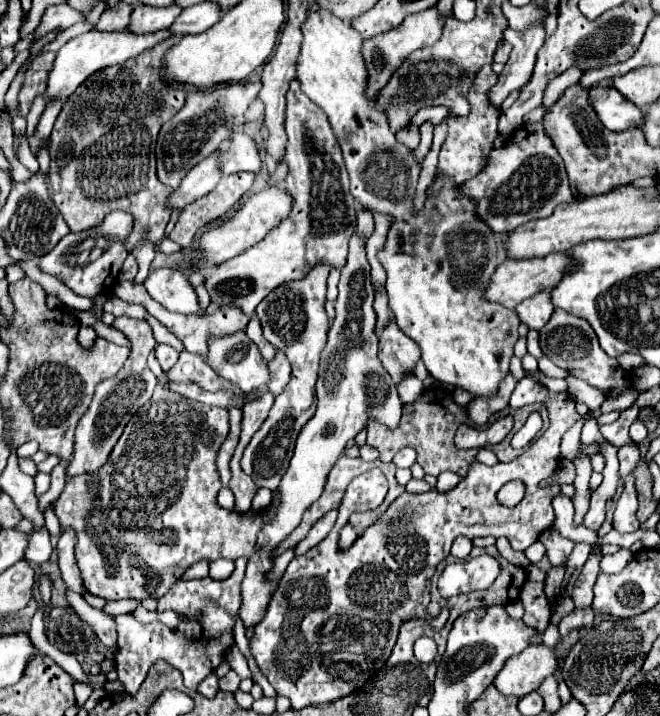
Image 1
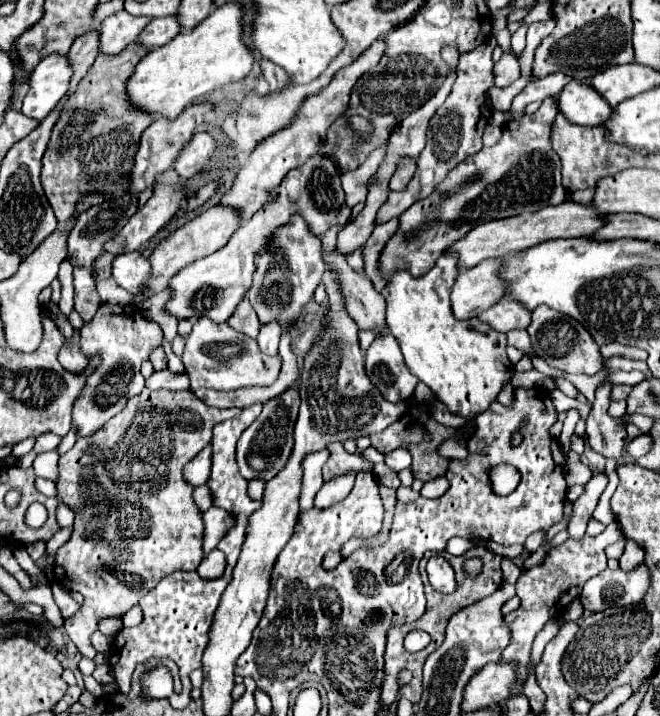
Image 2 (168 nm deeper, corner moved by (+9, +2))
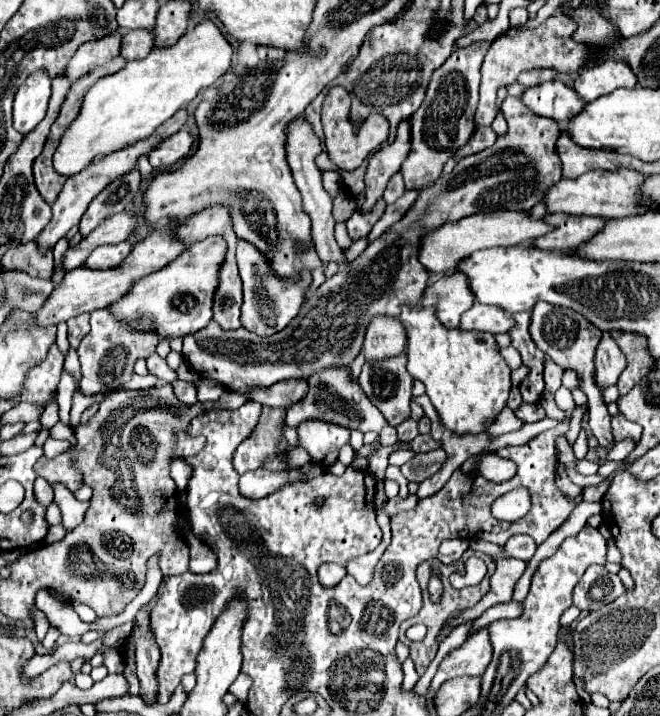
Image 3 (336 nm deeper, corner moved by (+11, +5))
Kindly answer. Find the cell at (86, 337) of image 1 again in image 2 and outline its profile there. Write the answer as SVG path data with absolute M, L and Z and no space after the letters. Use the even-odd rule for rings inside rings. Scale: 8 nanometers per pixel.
M75 330L73 336L69 338L69 342L65 342L63 348L59 350L59 364L65 370L81 372L81 370L85 370L87 362L89 362L89 358L85 358L83 352L79 352L79 332Z

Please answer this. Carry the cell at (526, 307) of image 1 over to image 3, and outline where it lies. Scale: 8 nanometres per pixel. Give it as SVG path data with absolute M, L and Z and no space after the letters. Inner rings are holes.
M475 303L469 311L463 313L459 329L463 331L489 331L489 333L507 333L513 327L513 319L505 315L499 307Z

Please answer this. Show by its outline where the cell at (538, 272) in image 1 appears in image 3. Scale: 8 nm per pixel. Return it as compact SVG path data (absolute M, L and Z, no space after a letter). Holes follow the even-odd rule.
M461 273L443 275L439 281L429 283L421 301L421 305L425 307L435 307L437 319L447 329L459 327L461 315L473 303L475 303L475 297L465 281L465 275Z

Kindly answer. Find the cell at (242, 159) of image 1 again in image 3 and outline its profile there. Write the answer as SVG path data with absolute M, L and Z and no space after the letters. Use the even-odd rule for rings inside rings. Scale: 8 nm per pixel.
M181 129L173 137L167 137L165 141L161 141L161 145L157 145L157 149L149 151L149 163L155 169L169 167L169 165L181 161L189 153L191 145L193 145L193 135L185 129Z

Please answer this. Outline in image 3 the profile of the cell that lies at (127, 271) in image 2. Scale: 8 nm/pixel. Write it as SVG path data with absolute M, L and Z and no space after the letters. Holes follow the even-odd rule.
M121 241L117 245L99 245L85 261L85 267L89 269L109 269L117 267L131 251L131 245L127 241Z

